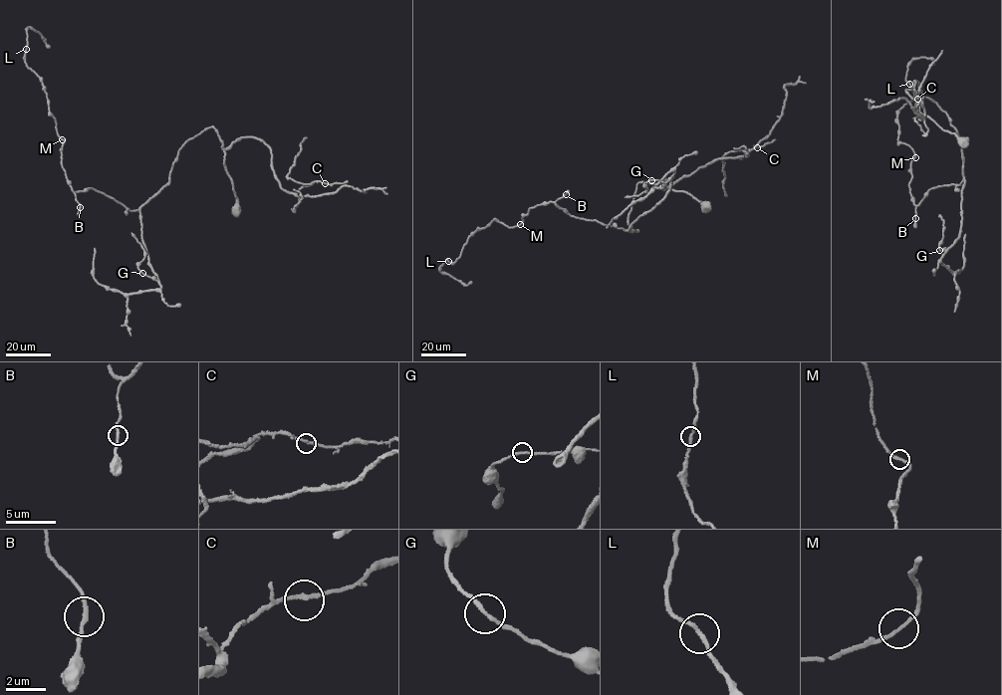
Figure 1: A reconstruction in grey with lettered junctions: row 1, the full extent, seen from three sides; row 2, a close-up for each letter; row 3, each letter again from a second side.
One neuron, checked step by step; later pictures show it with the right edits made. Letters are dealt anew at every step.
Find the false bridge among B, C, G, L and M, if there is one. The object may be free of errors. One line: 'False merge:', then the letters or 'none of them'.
False merge: none of them

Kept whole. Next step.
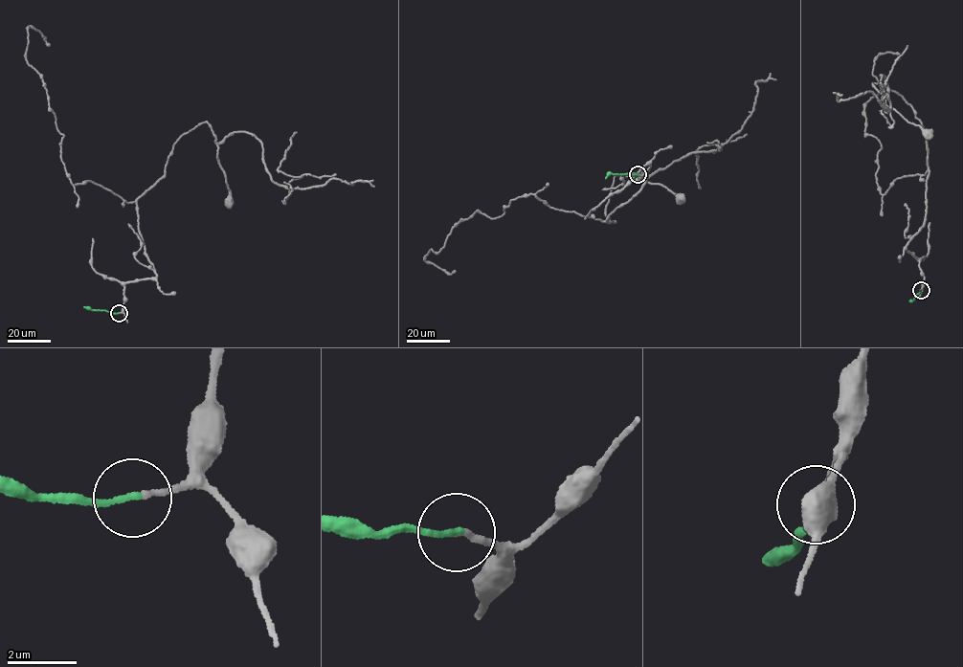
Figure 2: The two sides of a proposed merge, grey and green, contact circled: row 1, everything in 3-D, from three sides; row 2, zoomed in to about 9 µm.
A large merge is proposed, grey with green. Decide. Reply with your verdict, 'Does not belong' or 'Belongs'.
Belongs

